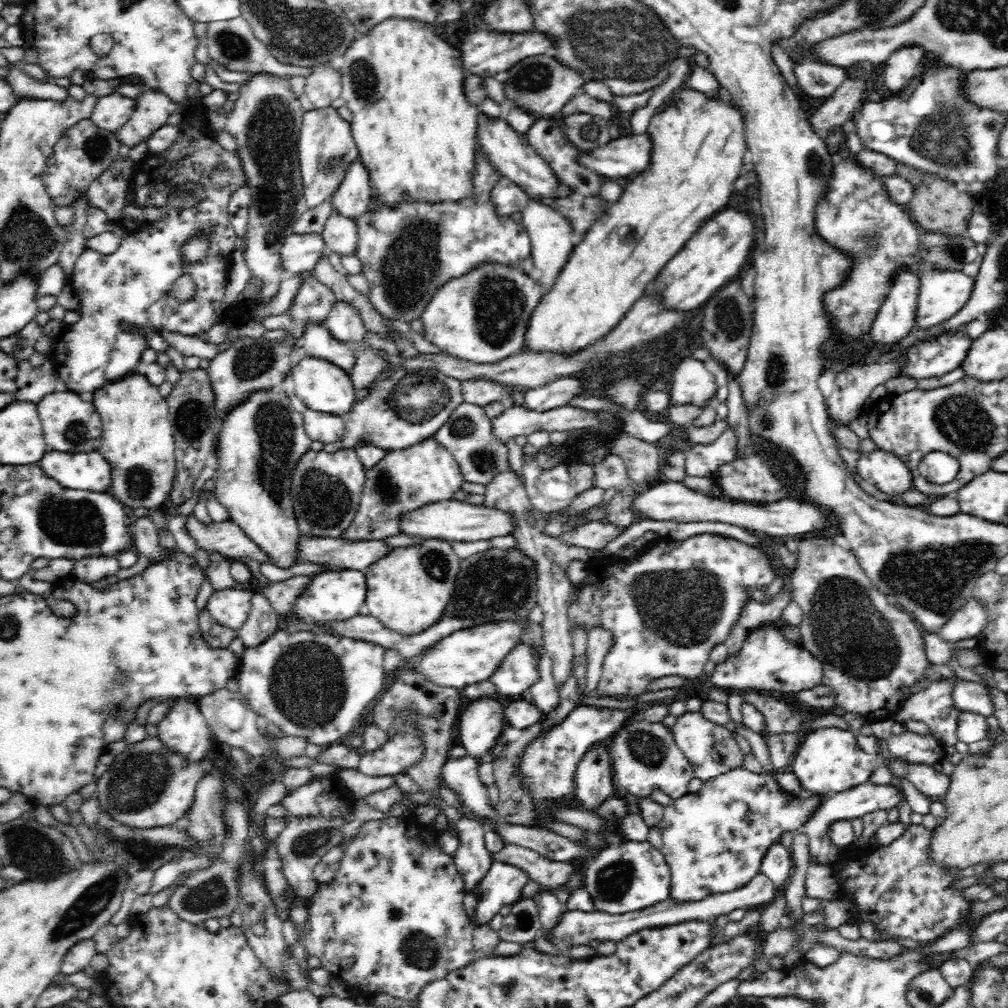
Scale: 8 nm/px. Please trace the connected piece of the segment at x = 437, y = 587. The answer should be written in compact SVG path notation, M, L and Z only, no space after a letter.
M440 539L396 548L393 554L364 572L369 587L365 603L368 614L401 636L414 636L432 628L449 606L461 562L452 546Z

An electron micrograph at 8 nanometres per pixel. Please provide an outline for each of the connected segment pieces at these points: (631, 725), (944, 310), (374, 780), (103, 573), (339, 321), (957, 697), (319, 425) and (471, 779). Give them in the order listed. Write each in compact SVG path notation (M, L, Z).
M636 712L605 744L611 760L612 783L618 792L647 797L652 791L662 791L673 800L688 792L688 782L694 778L691 762L675 743L671 727L664 722L646 721L640 712Z
M929 266L918 277L918 329L932 328L954 316L971 297L975 284L975 278L964 271Z
M337 769L336 777L349 790L353 799L368 798L374 792L386 791L397 786L396 778L388 776L364 776L355 769Z
M93 557L76 561L71 576L91 585L104 578L115 579L115 574L118 574L120 569L119 561L113 557Z
M337 300L324 322L336 339L352 344L368 333L360 309L344 300Z
M960 680L954 688L954 706L961 711L975 712L982 716L994 716L996 704L988 689L975 681Z
M310 407L301 412L303 427L306 434L312 440L322 443L335 441L343 431L343 416L333 415L332 413L322 413Z
M470 755L462 758L450 756L442 767L443 782L458 794L464 805L477 814L498 819L496 810L488 807L487 789L479 783L478 767L476 759Z

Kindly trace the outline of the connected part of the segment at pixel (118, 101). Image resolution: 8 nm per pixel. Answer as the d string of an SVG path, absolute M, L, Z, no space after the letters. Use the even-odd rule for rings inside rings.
M110 94L98 97L91 114L91 120L99 127L110 131L119 131L131 120L137 108L135 98Z

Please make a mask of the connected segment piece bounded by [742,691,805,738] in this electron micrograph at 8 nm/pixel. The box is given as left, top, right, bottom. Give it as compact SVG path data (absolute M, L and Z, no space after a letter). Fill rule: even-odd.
M747 691L742 693L742 698L764 715L768 723L768 732L763 735L764 738L780 731L797 732L805 721L804 715L799 710L794 710L793 705L772 696L762 695L758 691Z

